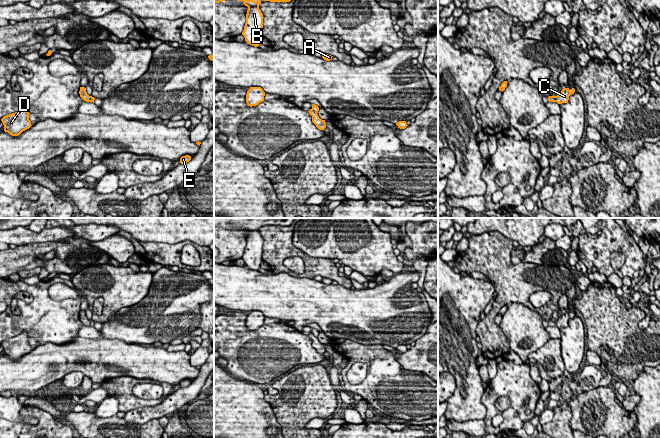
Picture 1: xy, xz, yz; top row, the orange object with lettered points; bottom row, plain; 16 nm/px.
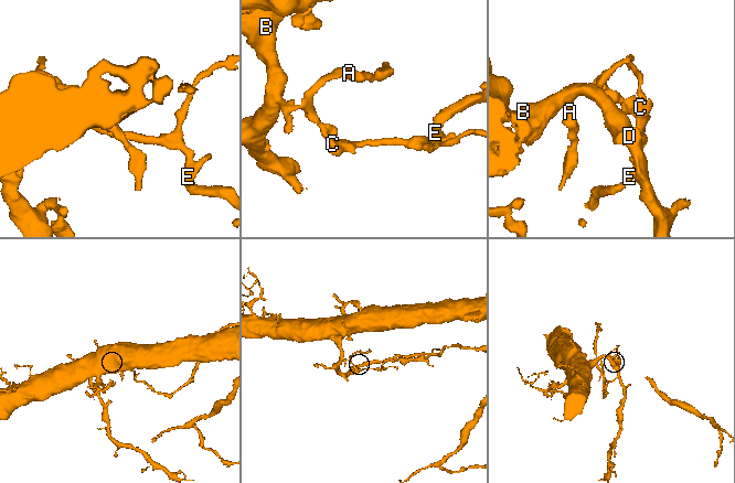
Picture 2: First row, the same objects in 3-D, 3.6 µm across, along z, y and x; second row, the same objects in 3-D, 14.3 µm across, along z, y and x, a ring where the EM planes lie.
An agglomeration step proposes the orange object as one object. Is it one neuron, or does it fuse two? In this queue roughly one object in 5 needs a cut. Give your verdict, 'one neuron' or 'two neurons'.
two neurons

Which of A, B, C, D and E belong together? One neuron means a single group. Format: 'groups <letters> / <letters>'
groups A B D / C E

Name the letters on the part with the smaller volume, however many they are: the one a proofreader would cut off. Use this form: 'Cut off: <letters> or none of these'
Cut off: C, E

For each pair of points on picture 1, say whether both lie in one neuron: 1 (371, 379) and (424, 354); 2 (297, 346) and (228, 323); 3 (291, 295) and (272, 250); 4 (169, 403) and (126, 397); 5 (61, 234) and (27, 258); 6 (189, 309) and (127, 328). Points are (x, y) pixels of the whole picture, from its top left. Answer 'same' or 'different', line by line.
1: different
2: same
3: different
4: different
5: different
6: same

